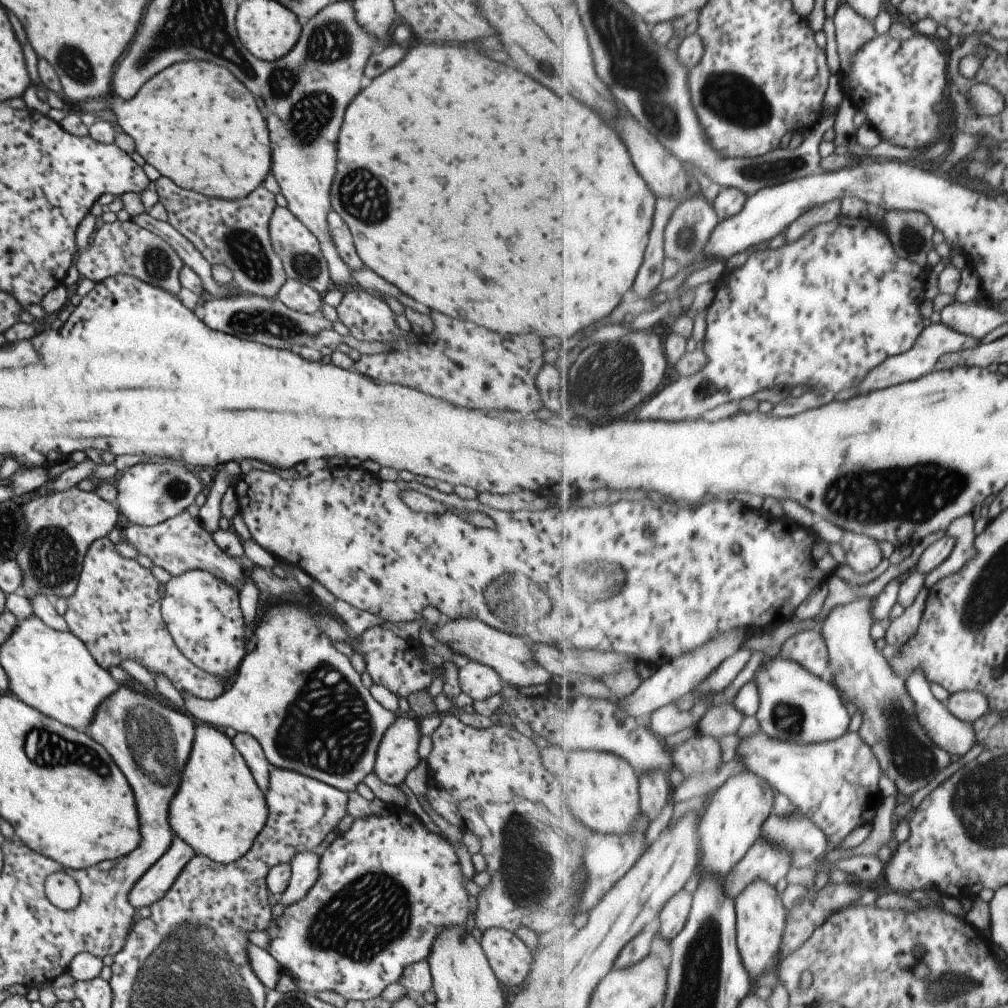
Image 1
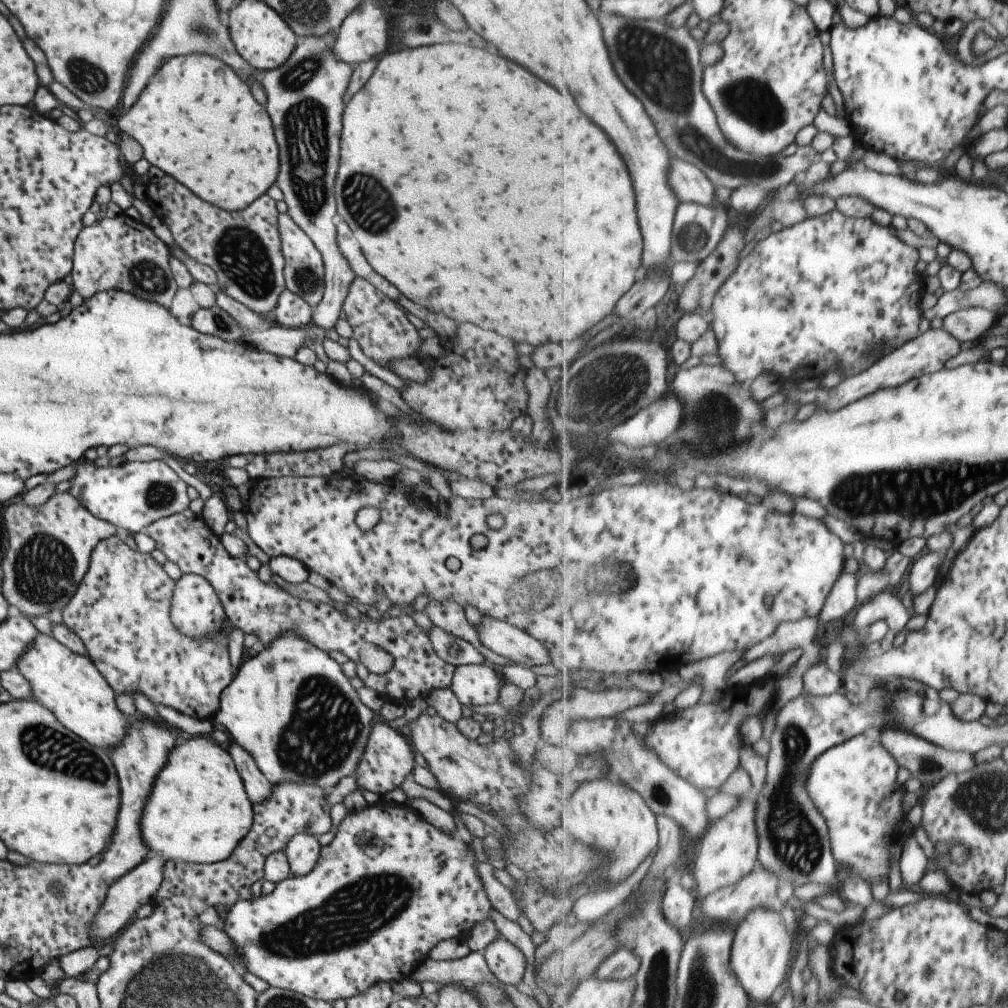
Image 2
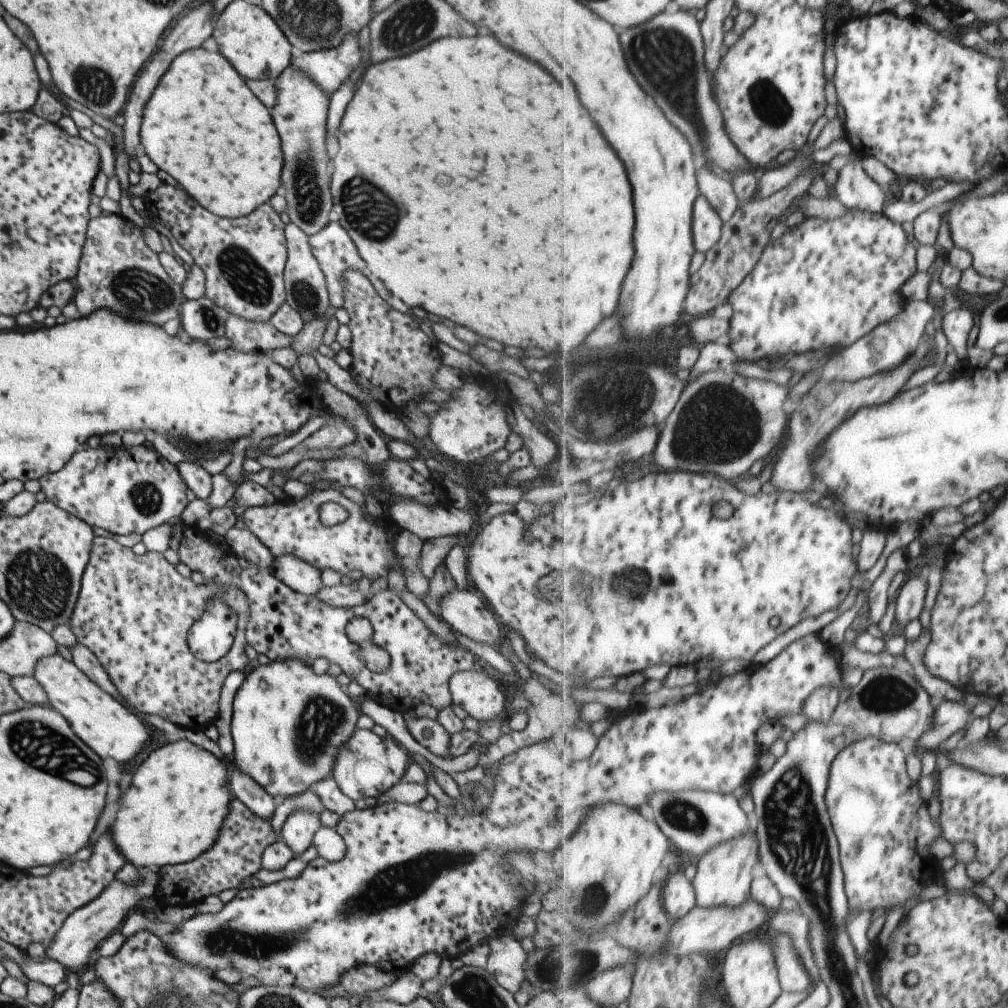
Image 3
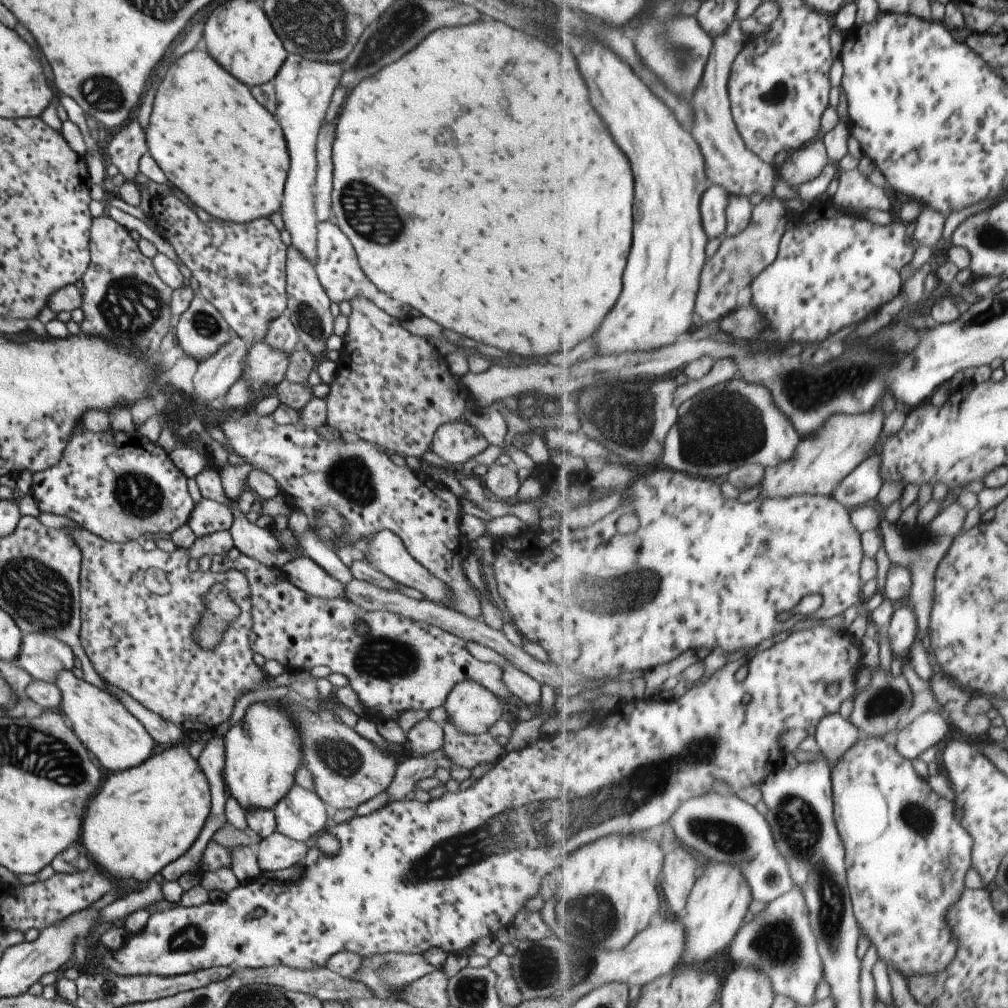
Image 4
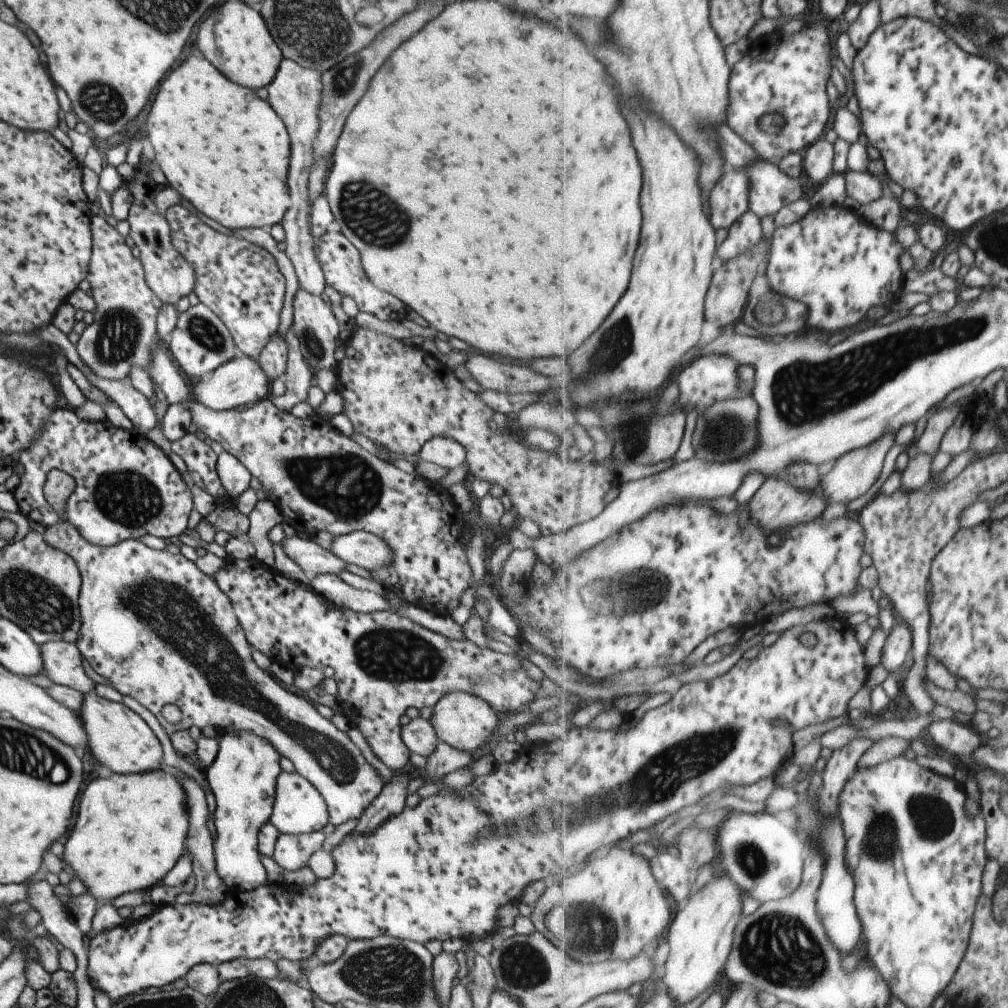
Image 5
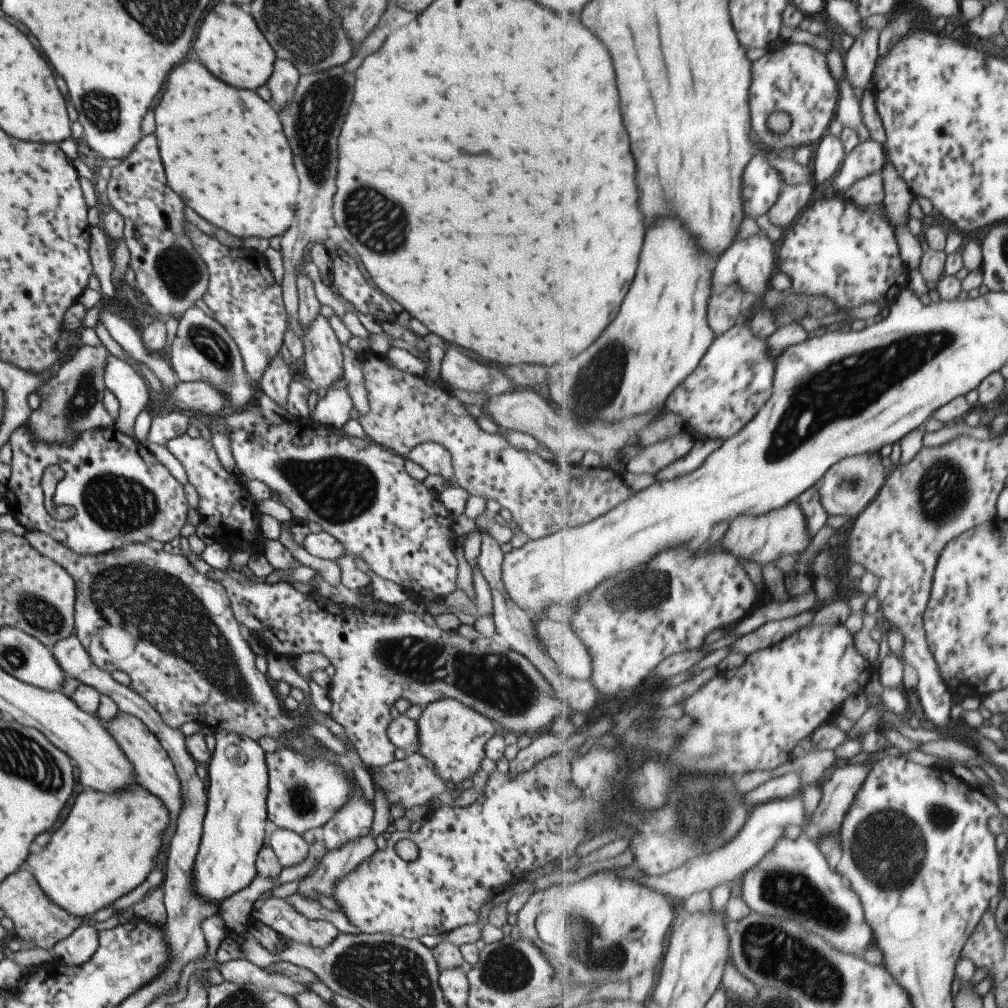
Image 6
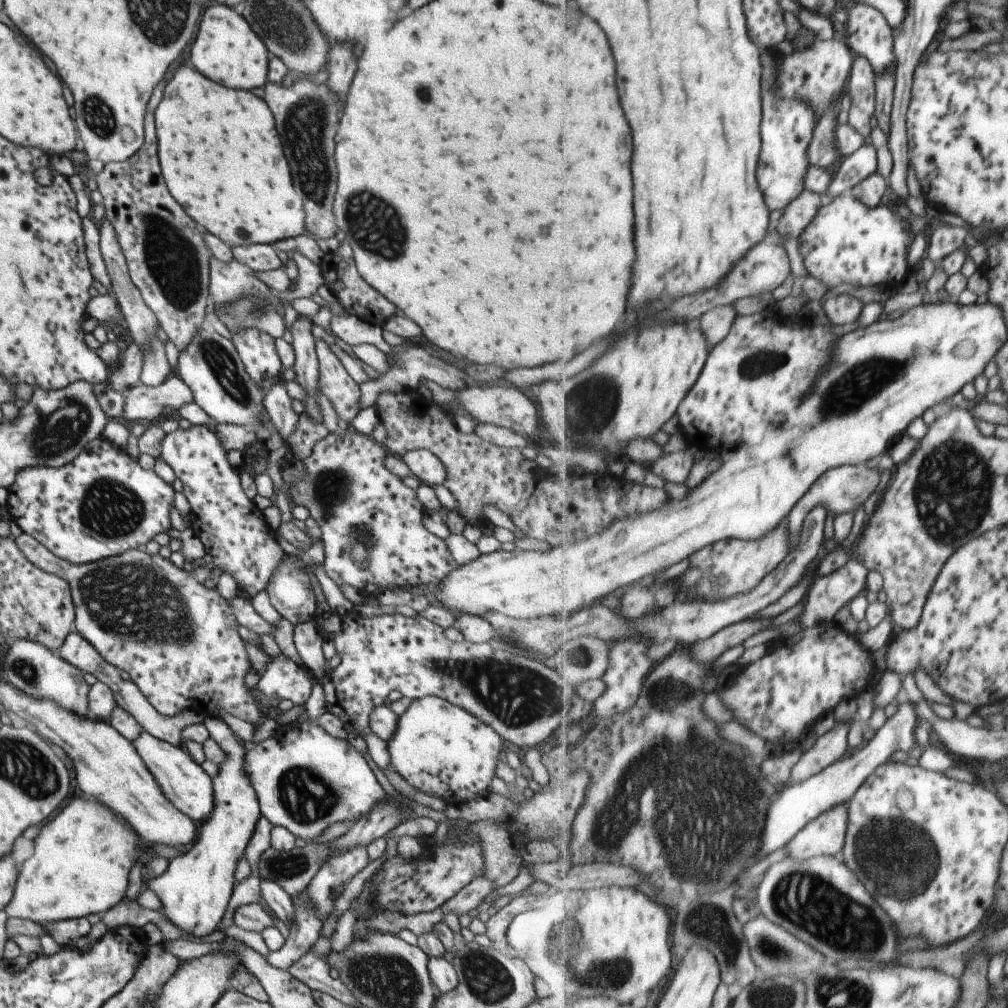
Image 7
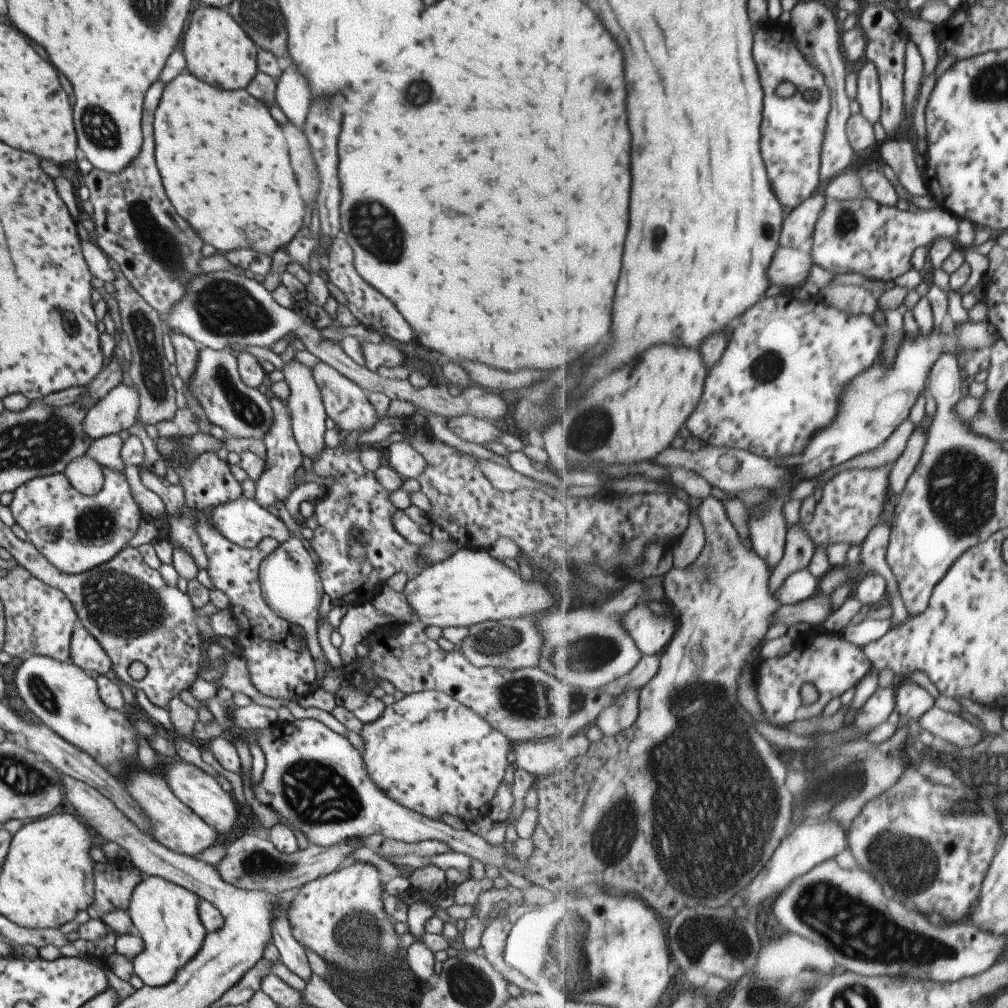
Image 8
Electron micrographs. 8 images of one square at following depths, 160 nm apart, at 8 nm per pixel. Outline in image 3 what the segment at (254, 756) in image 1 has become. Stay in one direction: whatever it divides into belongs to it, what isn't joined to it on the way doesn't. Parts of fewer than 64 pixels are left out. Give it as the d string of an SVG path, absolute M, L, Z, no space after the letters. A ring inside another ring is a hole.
M233 768L229 778L229 788L232 797L239 799L256 817L269 820L276 812L275 804L269 793L266 793L259 783L248 777L239 769Z

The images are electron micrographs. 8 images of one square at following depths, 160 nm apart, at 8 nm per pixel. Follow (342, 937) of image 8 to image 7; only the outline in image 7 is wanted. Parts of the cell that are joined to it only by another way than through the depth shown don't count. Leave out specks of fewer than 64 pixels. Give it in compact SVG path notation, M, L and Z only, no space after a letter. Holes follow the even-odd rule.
M349 847L329 855L306 886L306 895L316 908L318 915L325 920L333 908L334 892L345 885L369 862L365 847Z

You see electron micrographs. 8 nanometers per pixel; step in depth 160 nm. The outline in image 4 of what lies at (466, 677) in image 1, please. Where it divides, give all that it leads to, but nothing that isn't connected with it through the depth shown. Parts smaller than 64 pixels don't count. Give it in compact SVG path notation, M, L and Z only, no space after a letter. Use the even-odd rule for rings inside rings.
M462 680L451 687L444 700L447 721L462 733L478 735L501 716L501 704L478 682Z

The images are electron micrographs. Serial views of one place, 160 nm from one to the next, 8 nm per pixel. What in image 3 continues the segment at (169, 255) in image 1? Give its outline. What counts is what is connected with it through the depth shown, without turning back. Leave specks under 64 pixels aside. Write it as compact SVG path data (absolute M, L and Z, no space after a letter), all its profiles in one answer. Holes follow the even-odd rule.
M103 213L88 220L74 278L77 290L73 293L71 301L81 317L101 307L107 307L127 320L148 322L161 327L167 320L178 316L177 306L182 300L181 287L163 270L158 261L158 254L145 245L142 230L120 214Z

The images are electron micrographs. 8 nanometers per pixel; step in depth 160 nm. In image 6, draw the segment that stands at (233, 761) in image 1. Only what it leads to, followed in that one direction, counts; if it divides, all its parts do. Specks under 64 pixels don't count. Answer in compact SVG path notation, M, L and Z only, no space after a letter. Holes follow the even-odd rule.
M131 783L126 788L115 794L101 794L95 790L79 792L67 818L57 831L51 832L41 854L28 854L25 864L45 898L73 917L92 916L101 908L113 906L117 898L138 887L156 865L170 814L167 807L141 785Z

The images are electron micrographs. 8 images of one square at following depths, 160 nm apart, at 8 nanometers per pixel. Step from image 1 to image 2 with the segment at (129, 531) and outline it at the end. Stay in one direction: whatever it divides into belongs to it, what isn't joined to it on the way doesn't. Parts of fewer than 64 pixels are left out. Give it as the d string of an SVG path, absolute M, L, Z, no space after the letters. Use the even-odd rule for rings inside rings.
M188 508L181 512L160 518L151 524L148 524L142 530L143 533L151 537L155 543L154 548L159 550L166 560L173 563L182 574L193 573L202 576L218 594L218 599L222 604L225 616L228 619L231 628L239 628L244 634L257 634L258 641L267 646L275 637L283 633L295 633L304 641L311 643L323 652L341 652L347 658L354 662L356 668L356 676L361 680L365 687L375 690L384 700L406 706L415 698L425 699L432 691L450 686L454 666L444 663L429 642L427 635L414 623L414 620L407 615L400 615L395 618L384 618L378 621L360 616L358 619L348 617L338 605L327 604L324 602L304 601L295 598L286 591L281 590L272 580L269 582L261 582L256 572L251 571L243 558L231 556L223 545L220 543L218 536L213 534L208 526L204 523L201 515L196 515ZM366 644L375 645L382 648L387 654L390 654L393 664L387 672L383 674L375 674L369 672L360 661L361 647Z

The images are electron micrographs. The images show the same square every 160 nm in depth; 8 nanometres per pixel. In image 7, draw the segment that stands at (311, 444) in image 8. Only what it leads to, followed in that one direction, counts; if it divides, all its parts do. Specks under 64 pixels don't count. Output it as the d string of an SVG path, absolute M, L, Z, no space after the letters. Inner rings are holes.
M299 315L290 326L292 336L290 344L294 350L294 362L291 367L295 371L294 381L299 382L308 394L302 413L307 413L312 421L321 421L319 410L315 405L316 393L319 390L316 386L318 364L314 351L315 339L311 335L312 325L308 316Z

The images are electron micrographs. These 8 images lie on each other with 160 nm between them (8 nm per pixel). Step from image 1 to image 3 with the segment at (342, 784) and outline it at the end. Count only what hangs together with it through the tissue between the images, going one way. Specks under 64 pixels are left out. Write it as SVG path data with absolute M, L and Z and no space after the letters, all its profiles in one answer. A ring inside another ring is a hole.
M289 657L282 661L269 661L265 665L253 665L245 672L244 679L237 688L233 700L232 711L230 719L230 733L233 743L233 762L236 769L243 771L251 777L253 781L259 783L259 786L271 796L279 794L279 796L292 797L293 795L301 794L303 791L309 789L311 784L319 782L323 778L330 777L329 774L334 767L337 751L339 747L355 732L355 722L360 716L360 710L356 704L356 700L349 697L344 687L337 683L335 677L329 674L315 675L311 667L303 662L300 658Z

